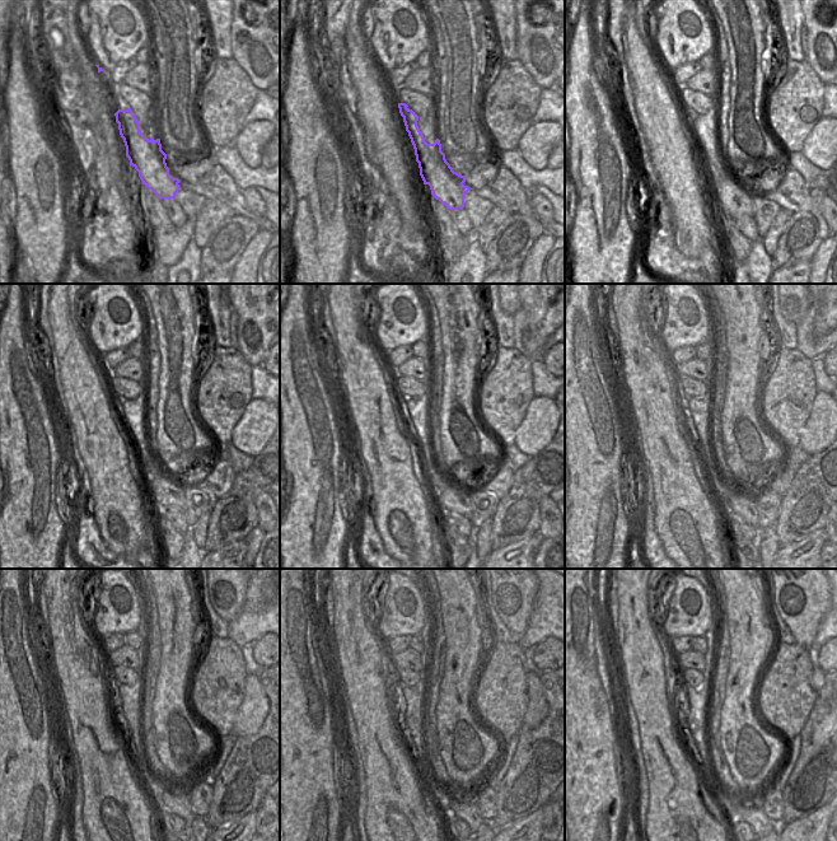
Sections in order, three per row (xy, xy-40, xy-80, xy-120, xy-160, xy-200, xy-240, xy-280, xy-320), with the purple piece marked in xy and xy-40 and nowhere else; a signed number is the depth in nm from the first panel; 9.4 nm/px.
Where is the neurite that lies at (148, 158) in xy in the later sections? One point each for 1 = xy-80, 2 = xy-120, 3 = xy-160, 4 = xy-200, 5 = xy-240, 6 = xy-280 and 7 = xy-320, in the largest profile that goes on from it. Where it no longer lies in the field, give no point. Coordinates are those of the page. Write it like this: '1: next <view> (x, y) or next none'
1: next xy-80 (733, 192)
2: next xy-120 (166, 487)
3: next xy-160 (456, 498)
4: next xy-200 (742, 501)
5: next xy-240 (174, 799)
6: next xy-280 (462, 804)
7: next xy-320 (749, 811)

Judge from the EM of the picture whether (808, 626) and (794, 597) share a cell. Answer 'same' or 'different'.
same

